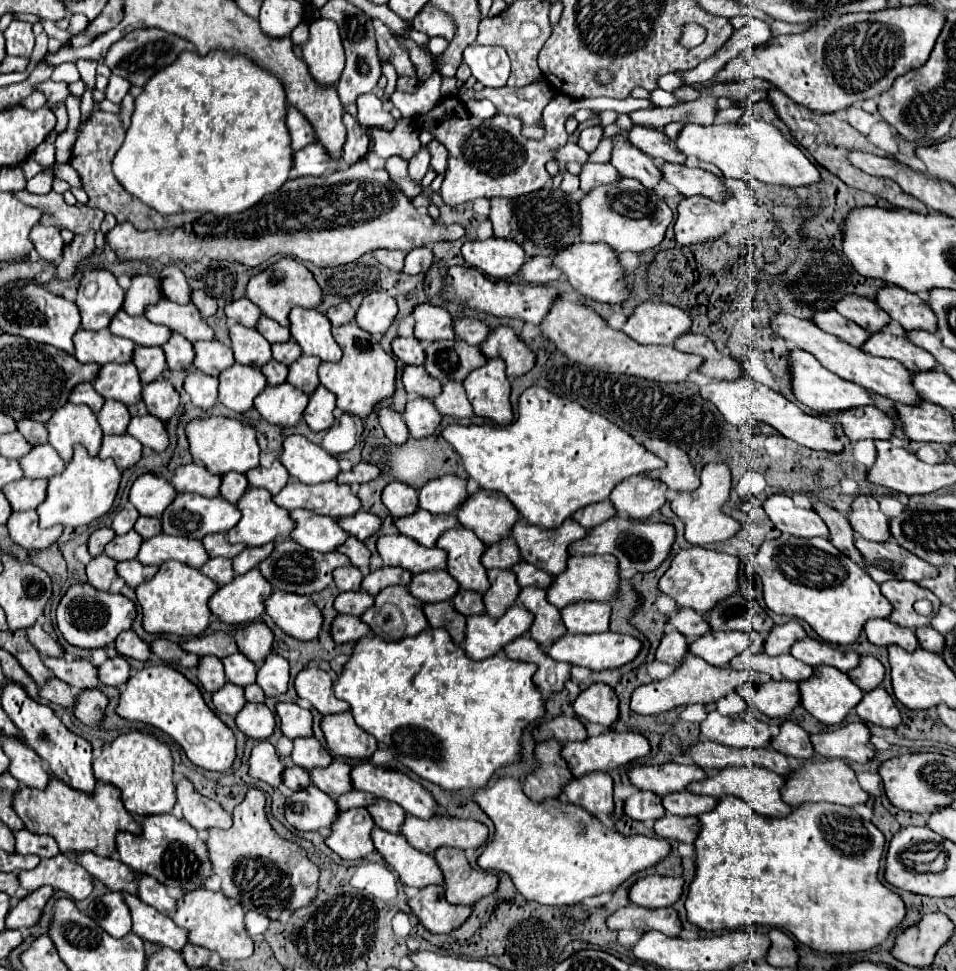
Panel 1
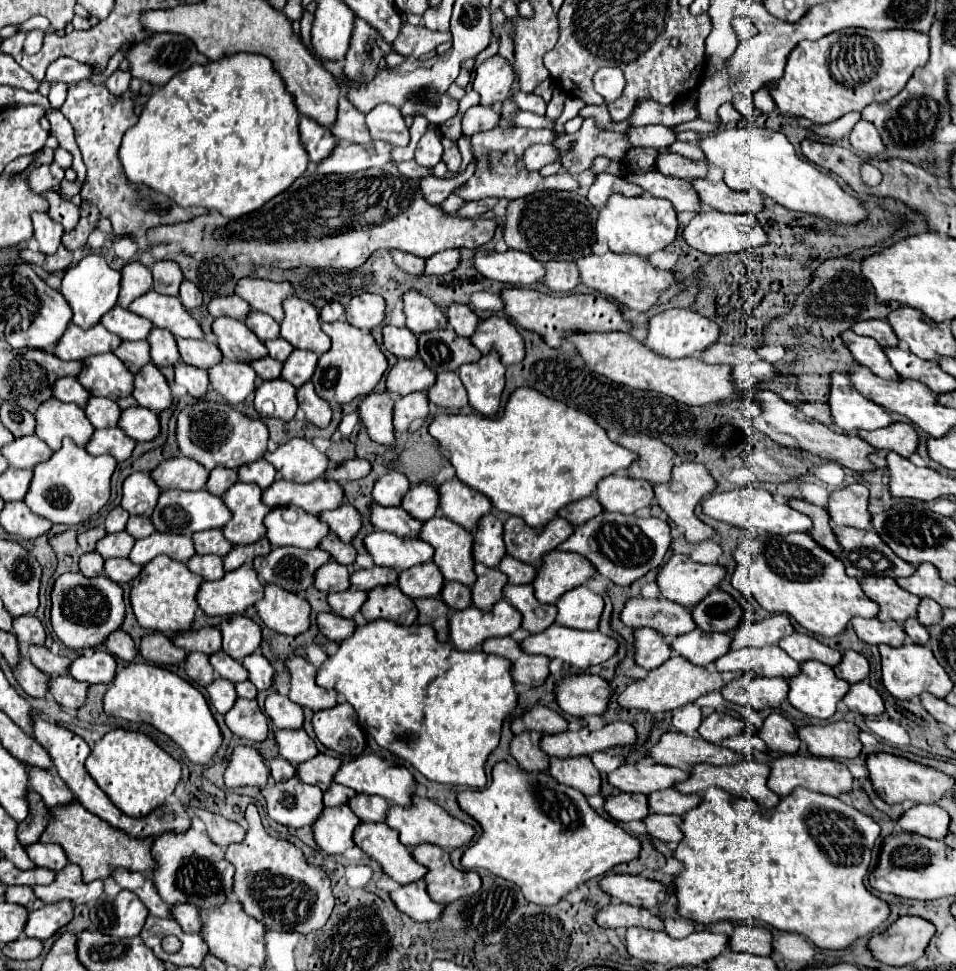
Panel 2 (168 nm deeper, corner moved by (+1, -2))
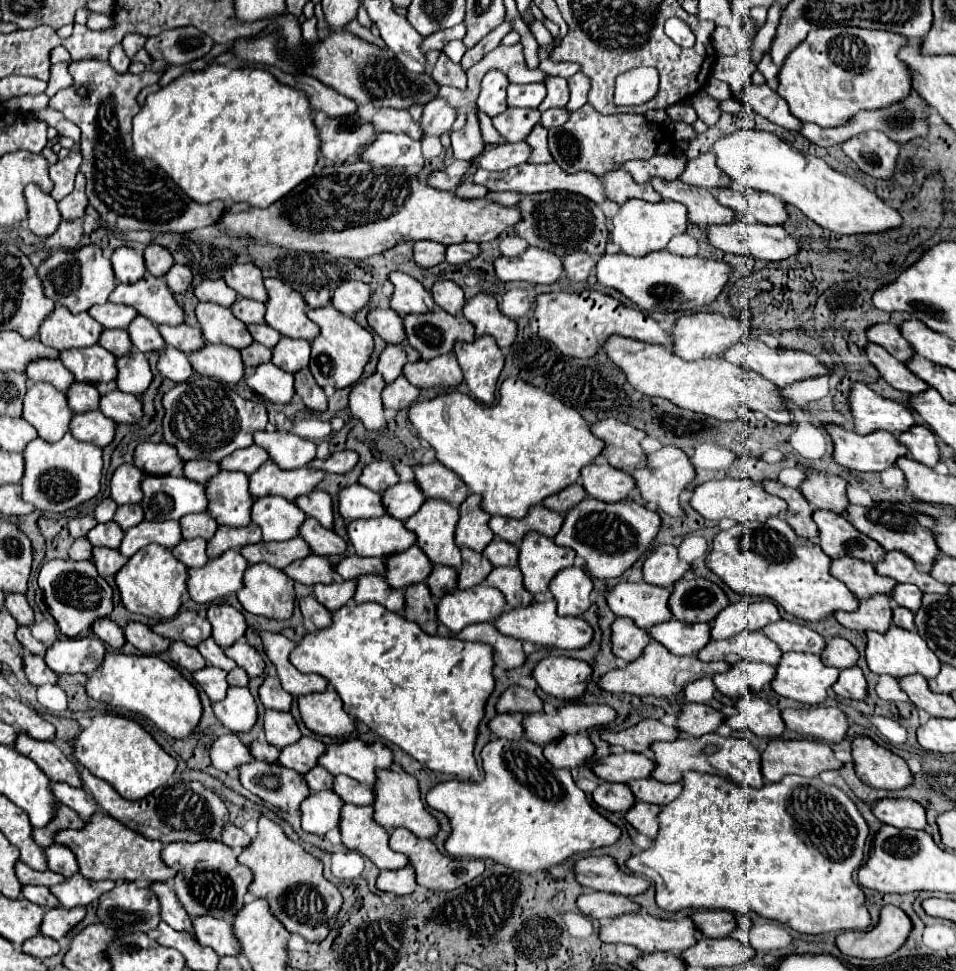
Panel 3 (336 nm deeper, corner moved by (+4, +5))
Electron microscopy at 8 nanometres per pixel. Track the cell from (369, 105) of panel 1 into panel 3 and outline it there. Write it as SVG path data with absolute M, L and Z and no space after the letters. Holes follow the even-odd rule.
M381 108L373 116L373 124L379 132L403 132L411 136L413 140L423 138L421 126L411 118L407 110L395 110L395 108Z

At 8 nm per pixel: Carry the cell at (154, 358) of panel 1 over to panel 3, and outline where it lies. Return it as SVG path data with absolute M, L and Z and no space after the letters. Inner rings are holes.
M115 328L115 330L105 330L101 332L101 338L99 338L99 344L109 350L113 356L125 356L131 352L131 340L129 340L129 334L123 330L123 328Z

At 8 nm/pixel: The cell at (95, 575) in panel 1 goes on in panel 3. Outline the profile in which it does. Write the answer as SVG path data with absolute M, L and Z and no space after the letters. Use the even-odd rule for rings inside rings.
M79 538L79 540L75 540L75 542L71 544L71 548L69 548L69 558L71 558L71 560L91 560L91 558L93 558L91 550L93 550L91 542L89 542L87 538Z

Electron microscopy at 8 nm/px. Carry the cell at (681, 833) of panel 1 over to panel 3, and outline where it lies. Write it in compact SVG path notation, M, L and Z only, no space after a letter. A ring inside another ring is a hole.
M635 802L627 814L625 820L641 834L645 834L647 838L655 838L659 832L659 822L657 822L657 814L659 814L659 806L655 804L647 804L647 802Z

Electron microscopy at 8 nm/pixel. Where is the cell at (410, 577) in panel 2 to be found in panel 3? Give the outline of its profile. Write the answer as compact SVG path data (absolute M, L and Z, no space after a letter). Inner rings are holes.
M413 544L405 552L389 556L385 564L387 568L383 576L387 584L391 584L391 588L407 588L409 584L425 582L431 572L431 562L417 544Z

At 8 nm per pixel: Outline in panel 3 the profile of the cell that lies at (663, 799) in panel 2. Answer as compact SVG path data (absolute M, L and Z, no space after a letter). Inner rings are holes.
M645 778L645 780L631 780L627 782L629 790L635 794L637 800L641 802L649 802L649 804L657 804L657 806L665 806L671 800L675 800L683 786L681 784L663 784L663 782L655 782L653 778Z

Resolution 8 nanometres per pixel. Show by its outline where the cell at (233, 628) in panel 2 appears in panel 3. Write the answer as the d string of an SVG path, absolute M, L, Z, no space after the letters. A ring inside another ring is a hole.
M211 604L207 610L207 620L211 622L211 636L221 648L235 644L247 630L243 614L229 604Z

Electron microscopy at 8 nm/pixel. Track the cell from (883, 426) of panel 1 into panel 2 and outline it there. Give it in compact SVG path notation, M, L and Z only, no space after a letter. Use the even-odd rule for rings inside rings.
M896 421L890 427L878 429L878 431L858 431L860 439L866 439L876 449L886 449L886 451L896 451L902 457L910 457L918 445L918 433L914 431L912 425Z

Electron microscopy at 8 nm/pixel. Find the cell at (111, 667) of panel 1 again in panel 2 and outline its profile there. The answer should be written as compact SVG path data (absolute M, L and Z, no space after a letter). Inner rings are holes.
M108 651L80 655L72 661L70 675L86 683L112 683L116 675L116 659Z

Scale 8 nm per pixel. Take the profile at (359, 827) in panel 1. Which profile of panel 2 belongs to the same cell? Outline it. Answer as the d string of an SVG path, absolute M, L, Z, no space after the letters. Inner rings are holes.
M348 805L326 807L318 823L314 823L314 839L320 849L328 855L344 855L346 849L354 847L354 829L360 819Z

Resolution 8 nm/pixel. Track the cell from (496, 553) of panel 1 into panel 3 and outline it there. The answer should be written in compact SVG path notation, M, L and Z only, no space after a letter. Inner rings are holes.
M469 494L463 504L459 506L459 522L455 526L455 540L457 546L467 546L475 552L481 552L495 534L489 528L489 514L479 508L481 496Z

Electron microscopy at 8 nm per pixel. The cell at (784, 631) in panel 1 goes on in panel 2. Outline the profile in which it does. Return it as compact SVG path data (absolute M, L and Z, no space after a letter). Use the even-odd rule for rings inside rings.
M772 615L762 621L750 621L742 623L742 627L736 629L732 645L734 649L740 647L766 647L766 645L776 645L782 637L792 635L794 627L786 615Z

